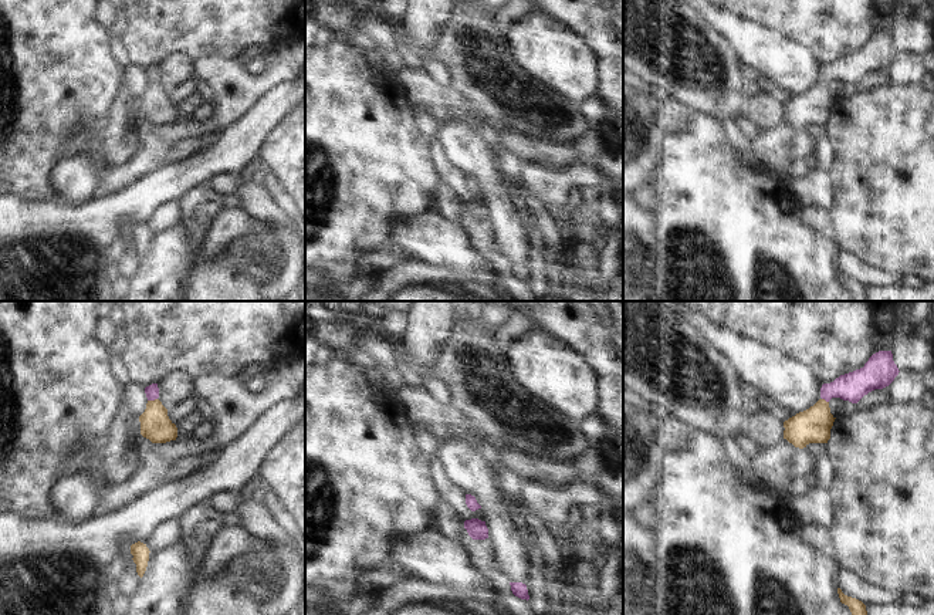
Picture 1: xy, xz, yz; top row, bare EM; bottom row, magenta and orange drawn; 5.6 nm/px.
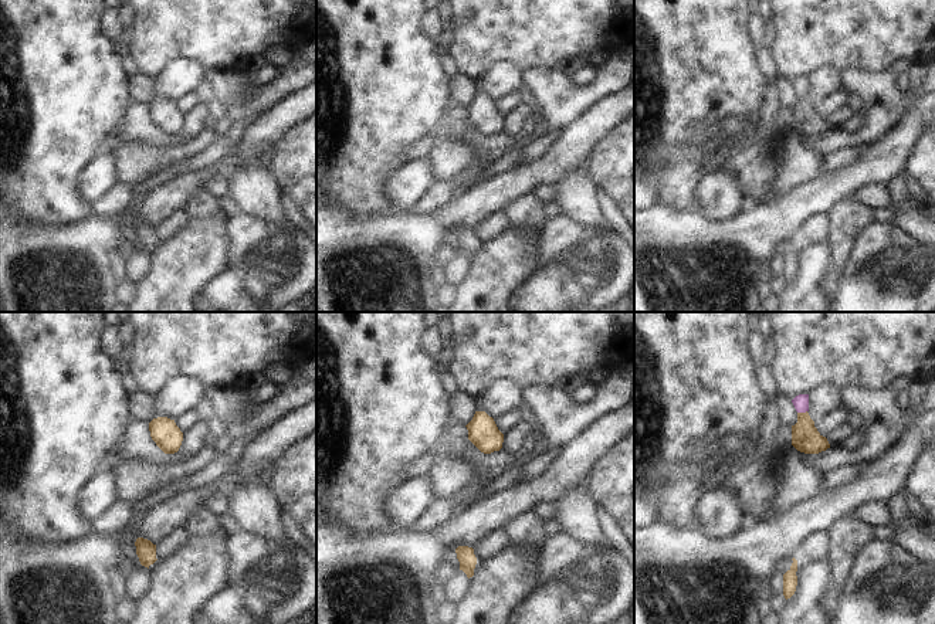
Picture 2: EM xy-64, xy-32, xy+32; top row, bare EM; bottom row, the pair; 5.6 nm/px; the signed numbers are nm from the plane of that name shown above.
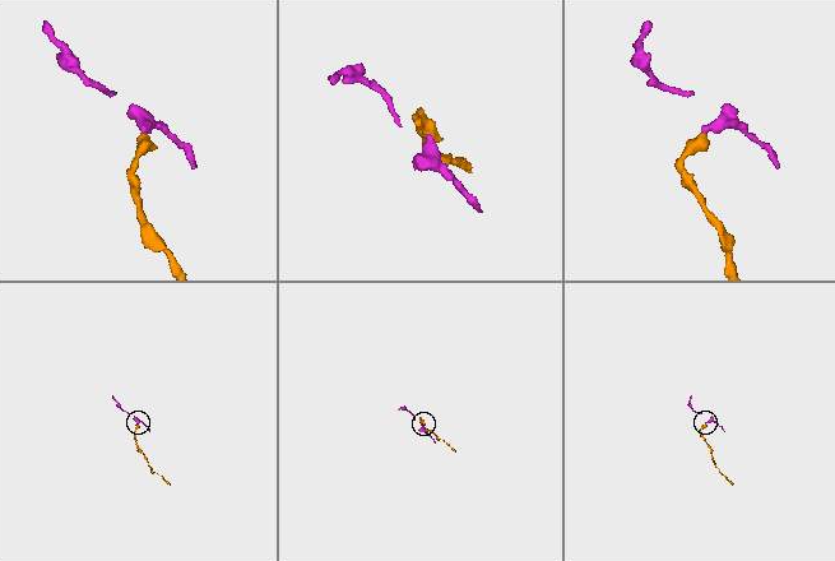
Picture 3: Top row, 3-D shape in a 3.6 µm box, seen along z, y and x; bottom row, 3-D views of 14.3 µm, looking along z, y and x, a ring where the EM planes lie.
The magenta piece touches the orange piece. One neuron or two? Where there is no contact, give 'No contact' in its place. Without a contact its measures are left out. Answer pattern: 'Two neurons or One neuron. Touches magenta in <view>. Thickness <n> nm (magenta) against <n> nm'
One neuron. Touches magenta in xy. Thickness 80 nm (magenta) against 180 nm.

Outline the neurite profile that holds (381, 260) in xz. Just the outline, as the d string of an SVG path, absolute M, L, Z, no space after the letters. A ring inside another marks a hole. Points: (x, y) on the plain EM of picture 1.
M385 246L378 250L365 253L359 258L361 273L385 273L402 261L413 260L413 257L400 246Z

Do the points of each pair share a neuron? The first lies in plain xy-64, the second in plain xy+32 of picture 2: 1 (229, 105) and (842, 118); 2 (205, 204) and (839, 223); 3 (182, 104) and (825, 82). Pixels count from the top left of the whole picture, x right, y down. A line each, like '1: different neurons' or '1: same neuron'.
1: different neurons
2: same neuron
3: different neurons

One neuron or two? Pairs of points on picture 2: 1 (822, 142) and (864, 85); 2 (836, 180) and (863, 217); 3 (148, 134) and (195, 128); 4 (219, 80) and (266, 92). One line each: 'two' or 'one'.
1: one
2: two
3: two
4: one

